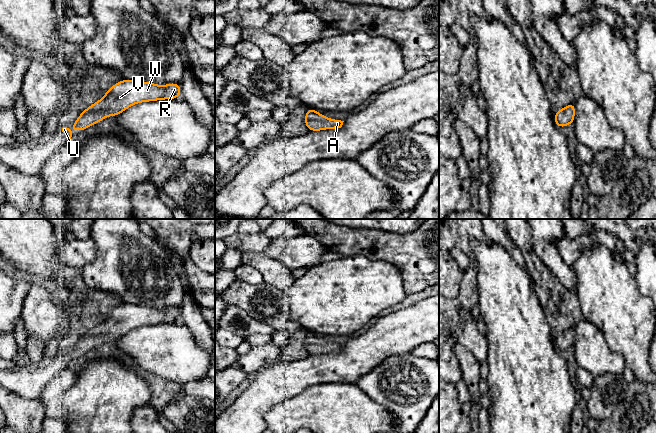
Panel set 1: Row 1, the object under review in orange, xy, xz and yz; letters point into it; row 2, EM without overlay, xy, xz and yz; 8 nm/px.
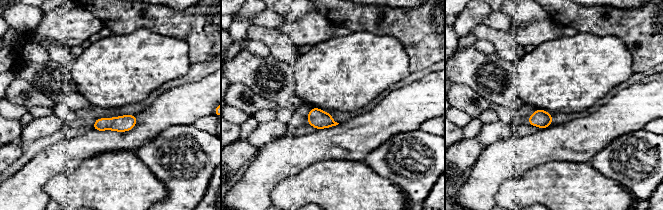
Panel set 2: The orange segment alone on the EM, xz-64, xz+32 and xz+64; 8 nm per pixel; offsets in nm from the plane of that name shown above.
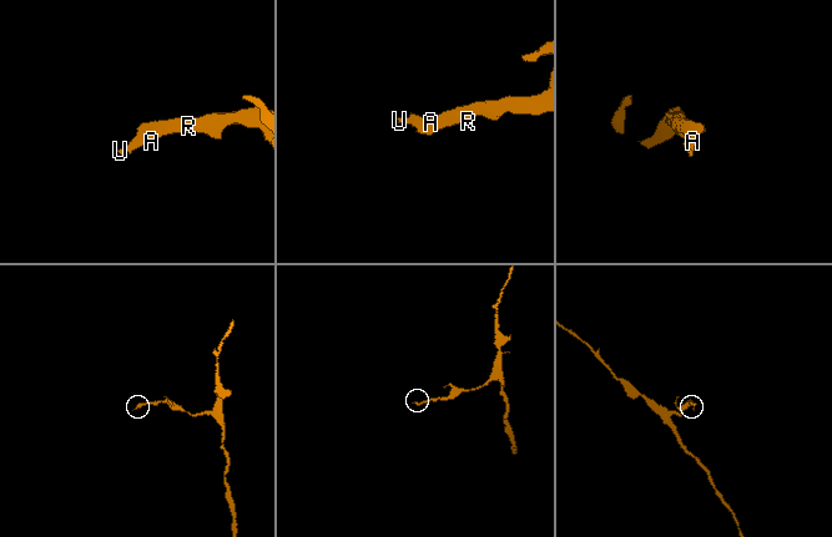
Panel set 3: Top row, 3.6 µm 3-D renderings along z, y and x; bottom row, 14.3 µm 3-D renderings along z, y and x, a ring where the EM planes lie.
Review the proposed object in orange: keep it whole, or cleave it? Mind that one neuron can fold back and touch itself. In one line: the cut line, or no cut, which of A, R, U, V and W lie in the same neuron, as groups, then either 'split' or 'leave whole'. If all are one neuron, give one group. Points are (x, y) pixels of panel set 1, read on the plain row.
no cut | A R U V W | leave whole

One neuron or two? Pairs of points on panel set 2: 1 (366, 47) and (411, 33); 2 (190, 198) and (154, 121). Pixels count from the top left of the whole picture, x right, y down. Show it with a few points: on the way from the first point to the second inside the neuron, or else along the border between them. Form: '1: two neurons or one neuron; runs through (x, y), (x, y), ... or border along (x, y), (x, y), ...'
1: two neurons; border along (372, 33), (395, 37), (403, 46), (408, 58)
2: two neurons; border along (182, 125), (169, 125), (140, 146)

